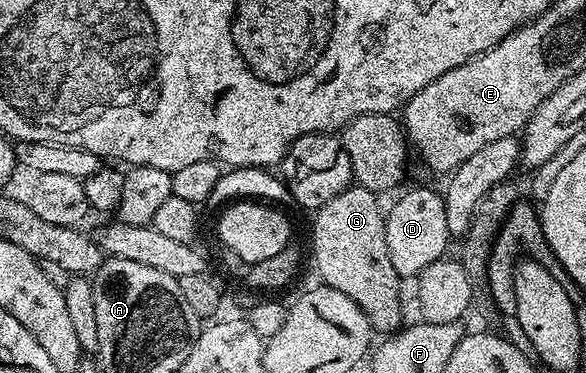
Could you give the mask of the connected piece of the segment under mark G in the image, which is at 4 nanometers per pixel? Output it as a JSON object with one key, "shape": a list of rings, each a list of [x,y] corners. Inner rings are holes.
{"shape":[[[357,183],[351,184],[349,189],[340,191],[340,195],[336,195],[336,199],[332,199],[328,203],[324,203],[317,211],[313,214],[314,217],[314,234],[311,235],[310,241],[314,244],[314,265],[318,268],[318,273],[322,276],[320,279],[323,286],[330,286],[335,288],[336,291],[343,292],[349,299],[352,299],[356,303],[357,307],[360,307],[365,317],[368,318],[371,328],[378,334],[390,335],[397,332],[404,323],[402,321],[402,285],[403,282],[400,280],[396,267],[392,267],[392,259],[388,255],[388,239],[386,238],[386,219],[384,216],[384,209],[378,206],[380,201],[379,194],[373,193],[371,189],[365,189],[362,185]]]}

